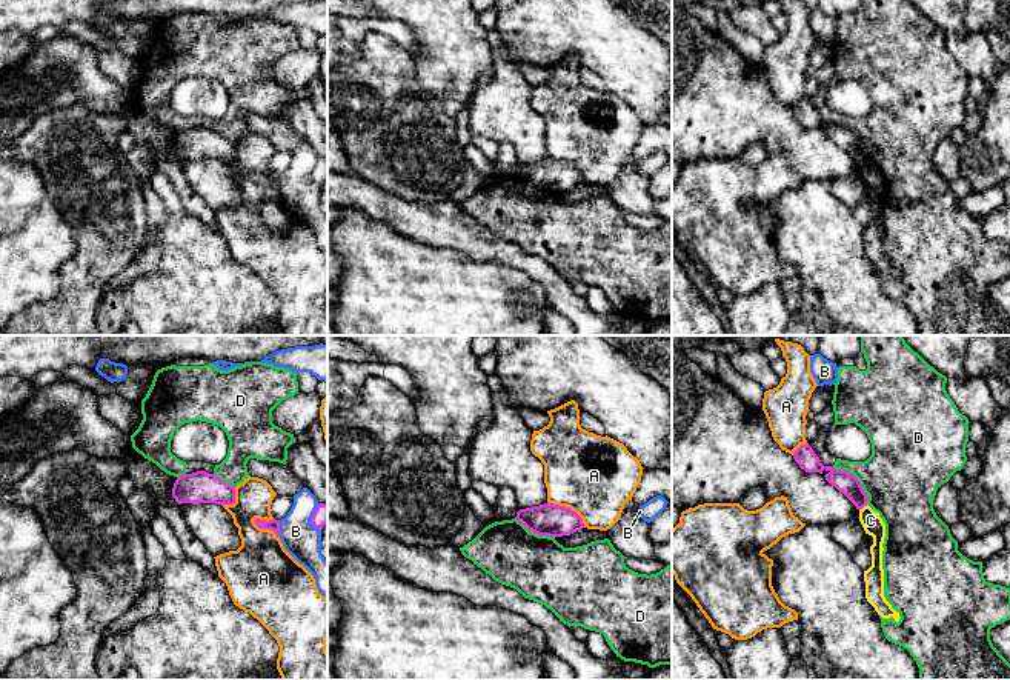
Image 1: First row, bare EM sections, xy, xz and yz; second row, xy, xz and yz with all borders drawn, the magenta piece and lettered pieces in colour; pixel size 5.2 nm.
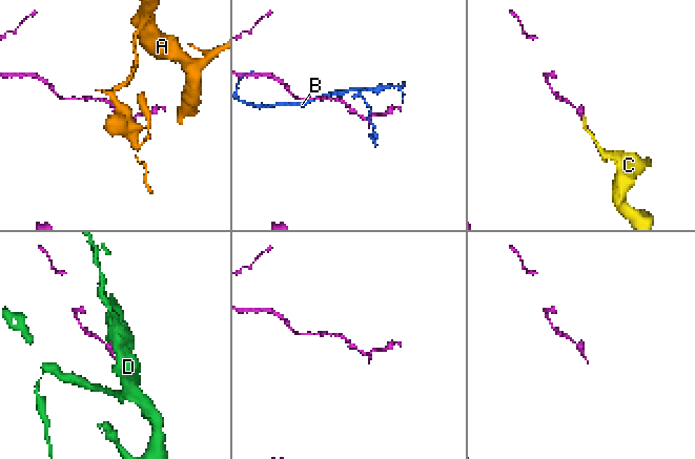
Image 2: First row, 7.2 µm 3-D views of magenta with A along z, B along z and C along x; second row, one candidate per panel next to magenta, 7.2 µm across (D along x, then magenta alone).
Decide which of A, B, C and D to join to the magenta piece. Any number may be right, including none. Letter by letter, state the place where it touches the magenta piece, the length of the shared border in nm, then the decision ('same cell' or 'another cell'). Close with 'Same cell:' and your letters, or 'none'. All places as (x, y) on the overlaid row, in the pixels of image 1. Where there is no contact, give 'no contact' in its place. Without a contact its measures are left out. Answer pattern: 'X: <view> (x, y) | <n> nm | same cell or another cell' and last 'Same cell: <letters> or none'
A: xy (266, 528) | 170 nm | another cell
B: xy (279, 528) | 90 nm | another cell
C: yz (863, 506) | 50 nm | another cell
D: yz (857, 479) | 280 nm | another cell
Same cell: none

